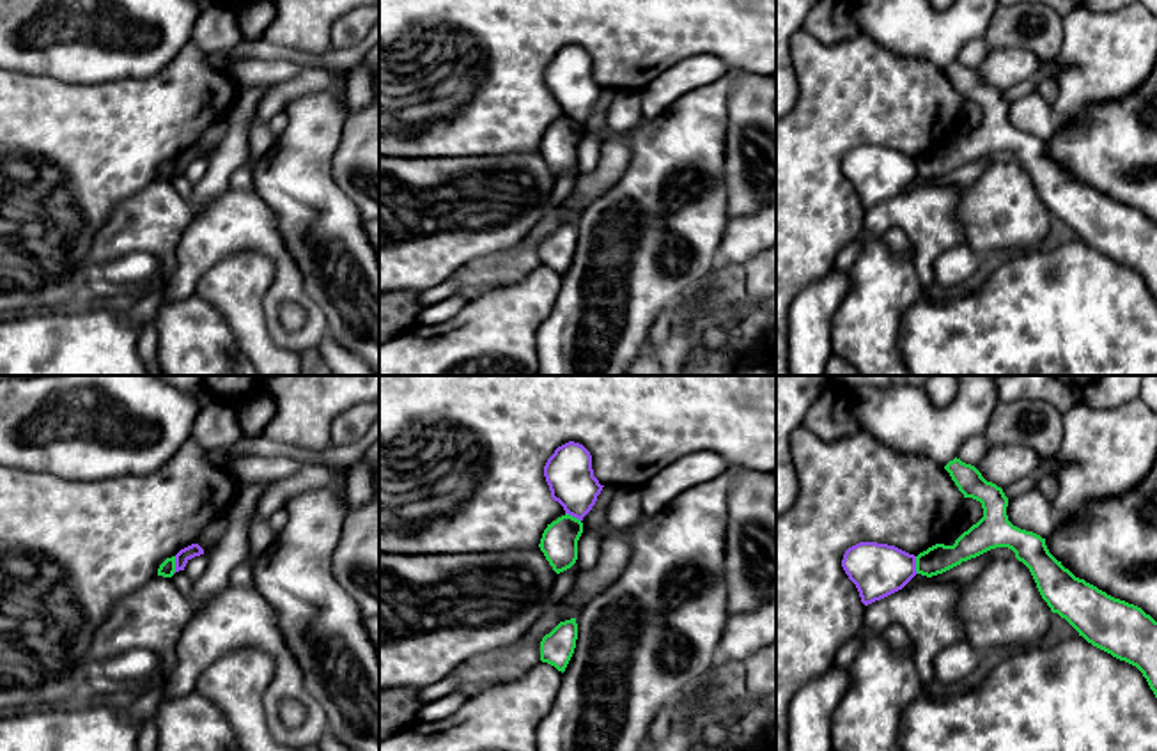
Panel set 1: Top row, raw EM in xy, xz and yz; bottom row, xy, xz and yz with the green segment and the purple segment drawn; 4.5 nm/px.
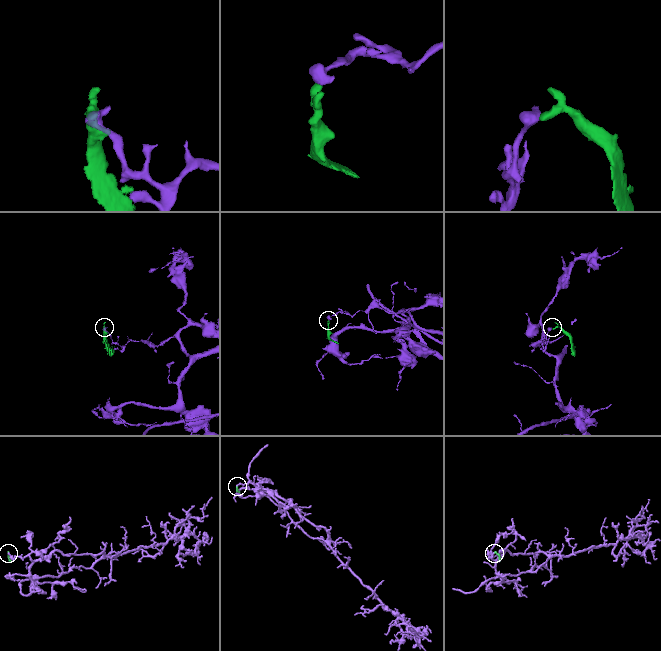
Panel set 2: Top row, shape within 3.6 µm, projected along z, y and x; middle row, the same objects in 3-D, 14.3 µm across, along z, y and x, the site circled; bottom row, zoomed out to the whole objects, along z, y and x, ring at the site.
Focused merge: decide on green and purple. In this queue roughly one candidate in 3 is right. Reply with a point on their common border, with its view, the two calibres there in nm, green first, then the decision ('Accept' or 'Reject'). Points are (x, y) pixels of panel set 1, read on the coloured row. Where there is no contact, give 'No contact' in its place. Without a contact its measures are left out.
Touches green at xy (174, 565). Thickness 70 nm (green) against 60 nm. Reject

